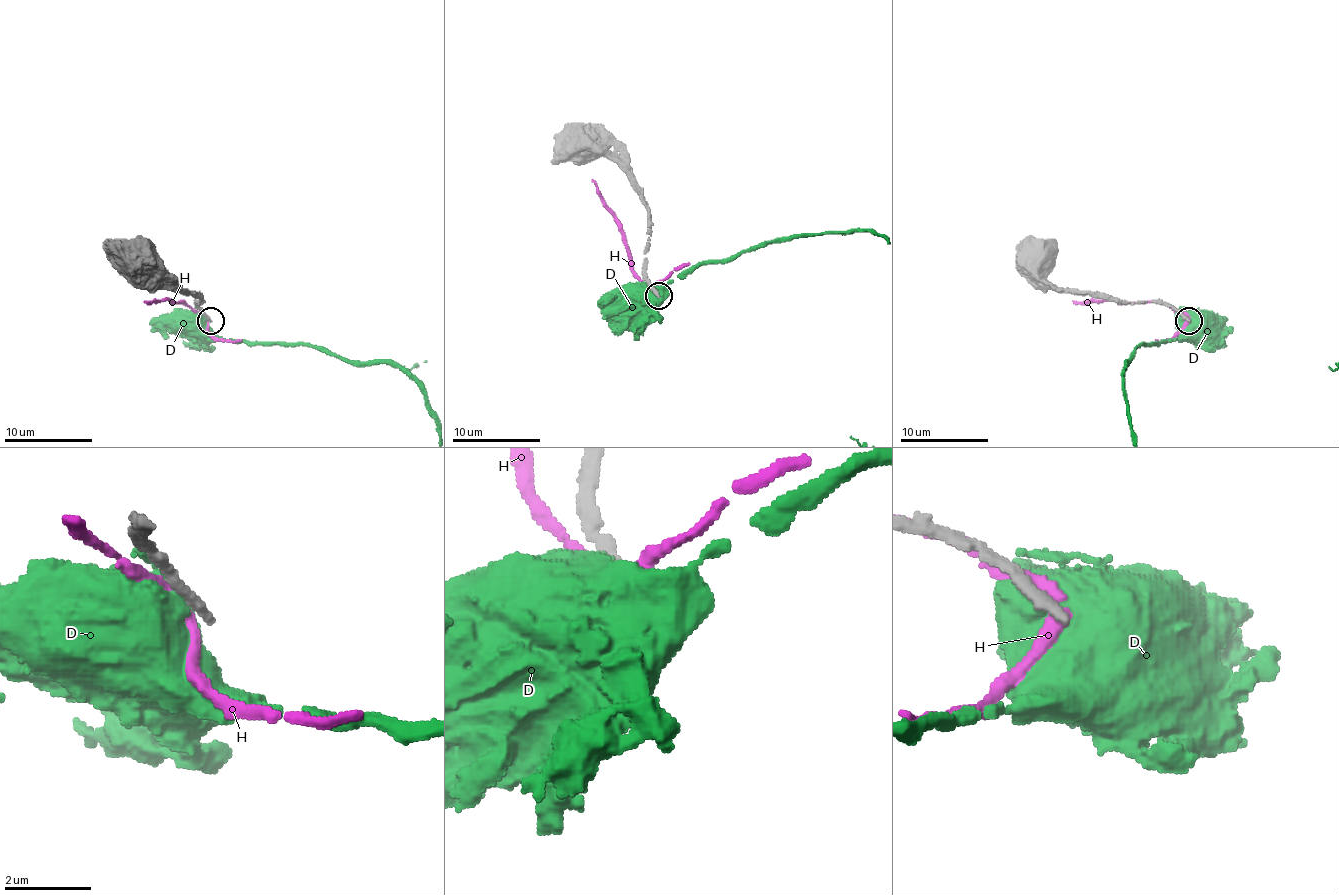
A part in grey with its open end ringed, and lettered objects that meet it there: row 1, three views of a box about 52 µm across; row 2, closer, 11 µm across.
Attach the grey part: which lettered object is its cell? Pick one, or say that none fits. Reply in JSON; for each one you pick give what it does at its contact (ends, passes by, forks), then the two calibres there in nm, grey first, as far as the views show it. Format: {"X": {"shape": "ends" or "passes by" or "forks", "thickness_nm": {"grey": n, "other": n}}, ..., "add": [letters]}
{"add": []}

